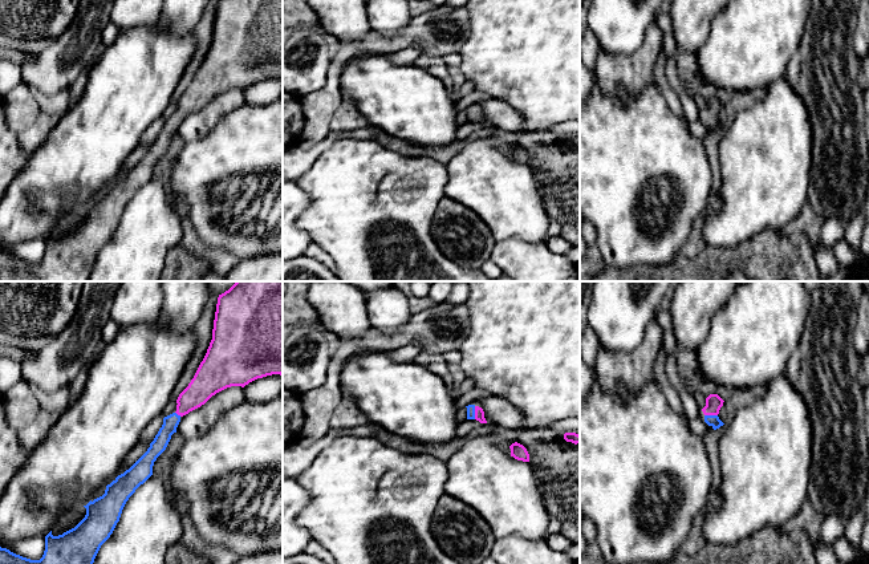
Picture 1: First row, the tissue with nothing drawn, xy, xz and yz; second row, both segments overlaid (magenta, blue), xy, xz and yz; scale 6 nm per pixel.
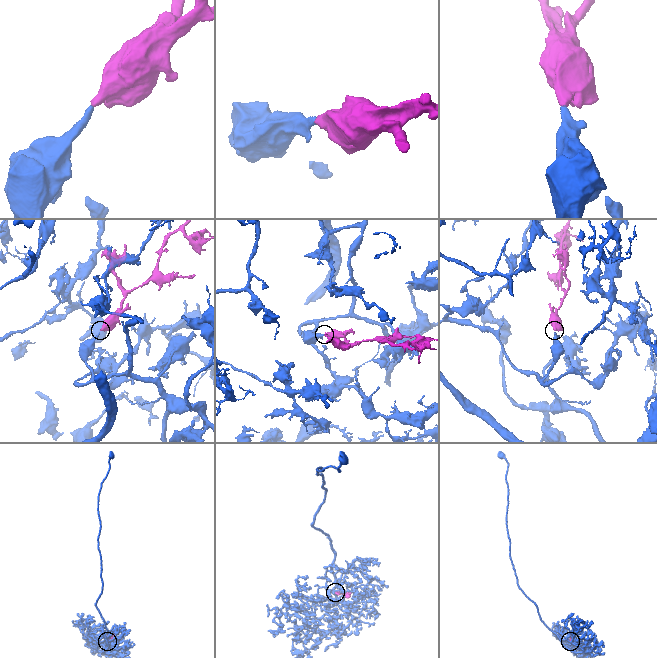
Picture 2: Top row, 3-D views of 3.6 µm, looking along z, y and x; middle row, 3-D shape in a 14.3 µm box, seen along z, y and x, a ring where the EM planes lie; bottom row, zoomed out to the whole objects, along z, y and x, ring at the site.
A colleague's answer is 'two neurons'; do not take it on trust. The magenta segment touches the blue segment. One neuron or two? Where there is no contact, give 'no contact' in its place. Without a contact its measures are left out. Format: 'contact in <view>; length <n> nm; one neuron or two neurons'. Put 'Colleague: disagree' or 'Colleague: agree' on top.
Colleague: disagree
contact in xz; length 80 nm; one neuron

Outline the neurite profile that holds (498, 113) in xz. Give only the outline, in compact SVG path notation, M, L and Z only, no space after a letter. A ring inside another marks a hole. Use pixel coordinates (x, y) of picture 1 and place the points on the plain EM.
M486 100L479 102L475 109L484 114L487 126L496 127L504 131L520 131L524 125L521 114L509 104L501 100Z

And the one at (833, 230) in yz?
M840 218L825 220L816 243L823 247L832 247L835 243L844 239L846 227L848 224Z

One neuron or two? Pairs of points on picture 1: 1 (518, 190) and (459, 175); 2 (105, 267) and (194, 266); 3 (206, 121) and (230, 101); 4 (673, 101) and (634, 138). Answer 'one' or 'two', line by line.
1: one
2: two
3: one
4: two

